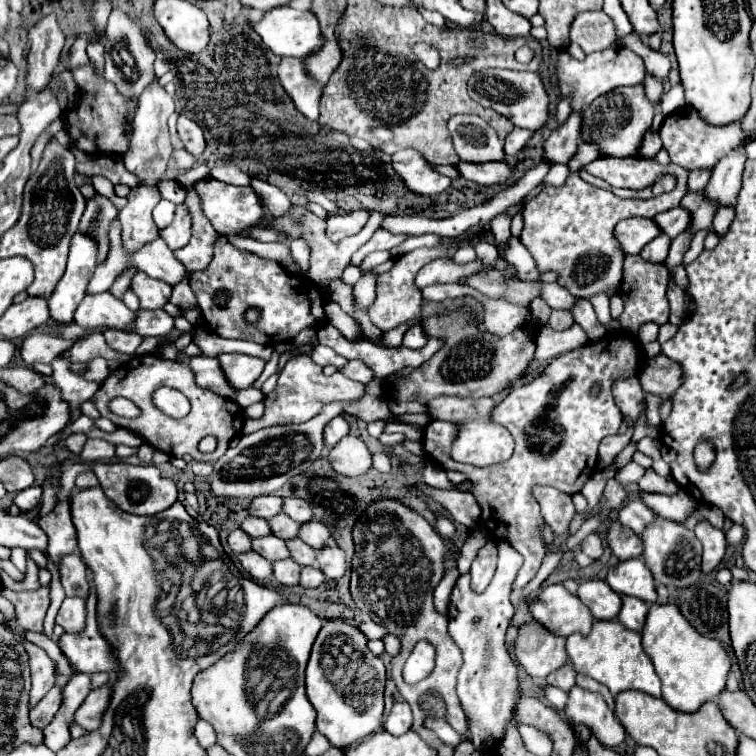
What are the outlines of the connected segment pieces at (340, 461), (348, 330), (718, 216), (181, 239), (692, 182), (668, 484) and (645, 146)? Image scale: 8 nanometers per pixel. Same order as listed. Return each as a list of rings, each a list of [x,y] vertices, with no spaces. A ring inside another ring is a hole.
[[[347,435],[345,439],[341,439],[341,443],[337,443],[337,447],[329,451],[327,461],[337,473],[359,477],[371,467],[371,451],[359,437]]]
[[[335,301],[325,303],[325,315],[327,321],[333,323],[333,327],[337,327],[347,339],[353,339],[357,335],[357,325],[353,323],[353,317],[347,315]]]
[[[726,207],[718,209],[713,218],[713,231],[715,231],[719,237],[723,237],[725,231],[729,231],[729,225],[731,225],[731,221],[733,221],[734,217],[735,209]]]
[[[177,205],[175,219],[169,227],[165,227],[161,231],[161,239],[165,239],[167,247],[173,251],[177,251],[189,243],[189,239],[191,239],[191,217],[183,205]]]
[[[691,171],[689,173],[689,183],[687,183],[687,191],[703,191],[707,181],[709,181],[711,173],[709,171]]]
[[[649,467],[645,475],[639,479],[639,489],[649,491],[649,493],[675,493],[679,487],[677,483],[673,483],[673,479],[665,479]]]
[[[647,131],[645,139],[643,139],[643,143],[641,143],[639,153],[641,153],[643,157],[655,157],[655,155],[657,155],[657,151],[659,151],[661,147],[663,147],[663,145],[661,145],[659,135],[657,135],[657,133],[653,133],[653,131]]]

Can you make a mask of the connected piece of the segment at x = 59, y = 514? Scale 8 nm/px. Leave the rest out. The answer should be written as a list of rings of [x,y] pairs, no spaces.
[[[71,497],[59,499],[57,505],[53,507],[53,511],[39,519],[41,529],[49,537],[47,555],[56,565],[63,556],[77,553],[77,537],[75,537],[75,525],[71,523],[69,501],[71,501]]]

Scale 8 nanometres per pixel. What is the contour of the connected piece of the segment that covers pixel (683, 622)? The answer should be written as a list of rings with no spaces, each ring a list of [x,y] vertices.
[[[657,605],[649,607],[649,615],[643,627],[643,649],[655,665],[655,673],[663,683],[661,699],[677,711],[693,713],[705,701],[715,699],[727,681],[731,669],[731,659],[717,639],[699,635],[689,621],[677,611],[677,605]]]

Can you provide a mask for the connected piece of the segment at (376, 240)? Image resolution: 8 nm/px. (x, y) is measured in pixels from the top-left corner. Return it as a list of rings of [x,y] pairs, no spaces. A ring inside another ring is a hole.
[[[377,229],[375,235],[373,235],[373,237],[371,237],[359,251],[353,253],[351,265],[361,267],[363,259],[365,259],[369,253],[373,253],[373,251],[383,251],[383,249],[393,249],[395,245],[399,245],[399,243],[405,241],[405,239],[407,239],[405,235],[393,235],[393,233],[385,231],[385,229]]]

